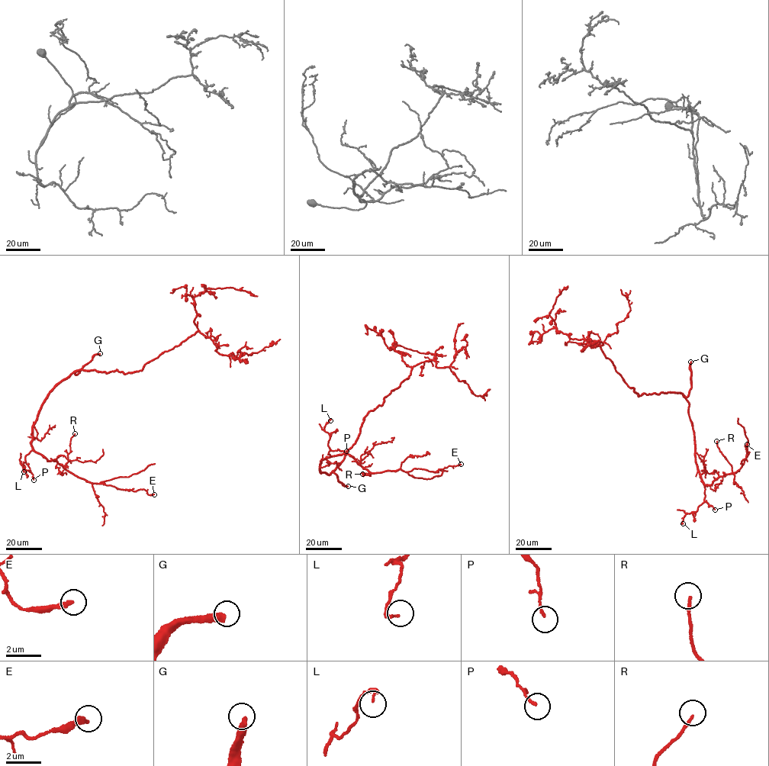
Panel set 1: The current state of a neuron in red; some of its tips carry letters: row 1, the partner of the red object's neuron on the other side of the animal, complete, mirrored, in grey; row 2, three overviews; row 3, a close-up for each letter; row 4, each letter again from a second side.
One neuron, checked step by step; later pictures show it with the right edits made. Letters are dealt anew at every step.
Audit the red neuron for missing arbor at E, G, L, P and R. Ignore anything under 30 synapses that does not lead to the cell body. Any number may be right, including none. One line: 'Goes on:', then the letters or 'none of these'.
Goes on: G

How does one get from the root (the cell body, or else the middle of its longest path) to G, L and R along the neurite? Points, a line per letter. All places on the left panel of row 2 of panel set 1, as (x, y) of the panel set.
G: (91, 370), (82, 369), (75, 372), (78, 373), (92, 357), (100, 353)
L: (91, 370), (74, 371), (49, 393), (33, 426), (32, 450), (25, 456), (24, 467), (20, 462), (24, 471)
R: (91, 370), (74, 371), (49, 393), (33, 426), (32, 446), (47, 459), (56, 461), (64, 468), (75, 433)

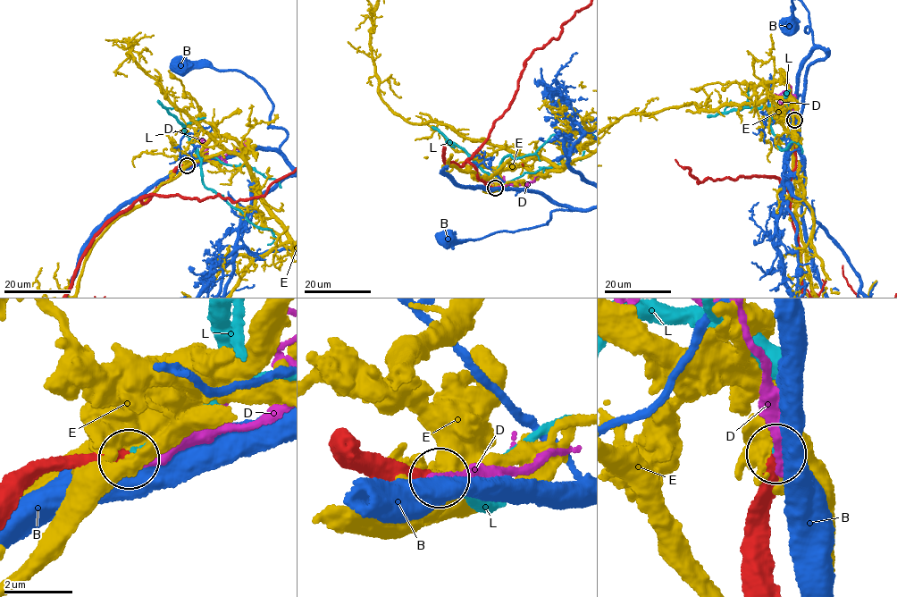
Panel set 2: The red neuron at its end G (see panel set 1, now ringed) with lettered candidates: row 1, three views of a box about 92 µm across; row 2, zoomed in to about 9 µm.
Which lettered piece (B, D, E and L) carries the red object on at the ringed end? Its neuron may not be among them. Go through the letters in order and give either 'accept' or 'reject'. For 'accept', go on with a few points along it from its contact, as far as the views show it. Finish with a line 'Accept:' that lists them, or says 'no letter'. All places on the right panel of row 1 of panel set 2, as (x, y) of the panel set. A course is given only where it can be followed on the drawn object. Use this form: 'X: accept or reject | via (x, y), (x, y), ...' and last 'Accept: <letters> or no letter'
B: reject
D: reject
E: reject
L: accept
Accept: L

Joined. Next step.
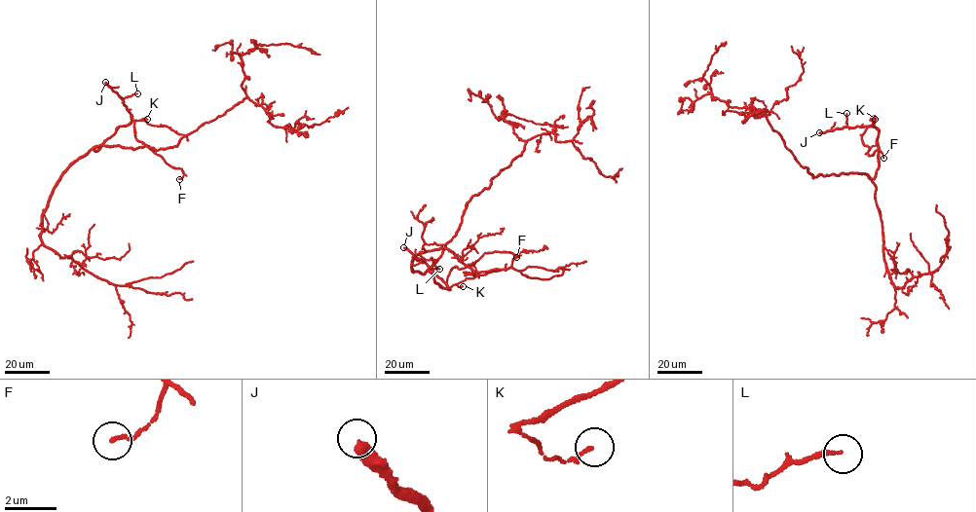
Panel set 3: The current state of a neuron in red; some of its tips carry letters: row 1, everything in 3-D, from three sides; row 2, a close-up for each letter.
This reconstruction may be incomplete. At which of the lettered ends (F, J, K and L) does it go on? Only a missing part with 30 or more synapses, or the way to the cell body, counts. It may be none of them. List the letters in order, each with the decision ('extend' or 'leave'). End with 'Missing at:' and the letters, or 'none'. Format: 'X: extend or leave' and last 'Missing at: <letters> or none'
F: leave
J: extend
K: leave
L: leave
Missing at: J

